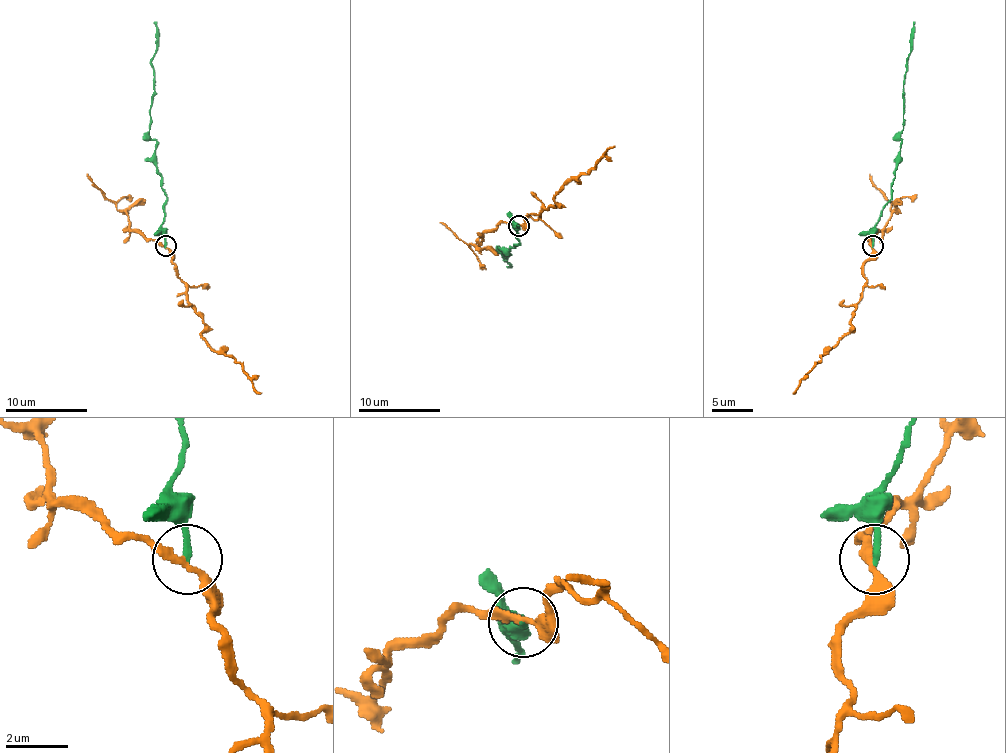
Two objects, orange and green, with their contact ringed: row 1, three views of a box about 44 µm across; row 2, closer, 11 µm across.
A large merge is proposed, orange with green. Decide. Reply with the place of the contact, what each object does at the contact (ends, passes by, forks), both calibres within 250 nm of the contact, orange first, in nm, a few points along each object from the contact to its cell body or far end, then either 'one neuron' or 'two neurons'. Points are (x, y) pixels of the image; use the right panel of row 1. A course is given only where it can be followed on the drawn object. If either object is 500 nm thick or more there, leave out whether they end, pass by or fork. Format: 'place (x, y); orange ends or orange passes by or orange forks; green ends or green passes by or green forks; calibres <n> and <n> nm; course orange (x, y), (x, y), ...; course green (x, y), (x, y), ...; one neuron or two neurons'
place (872, 245); orange passes by; green ends; calibres 200 and 200 nm; course orange (871, 246), (873, 252), (863, 266), (867, 283), (850, 326), (793, 393); course green (873, 246), (873, 229), (891, 197), (902, 142), (904, 74), (914, 21); two neurons

